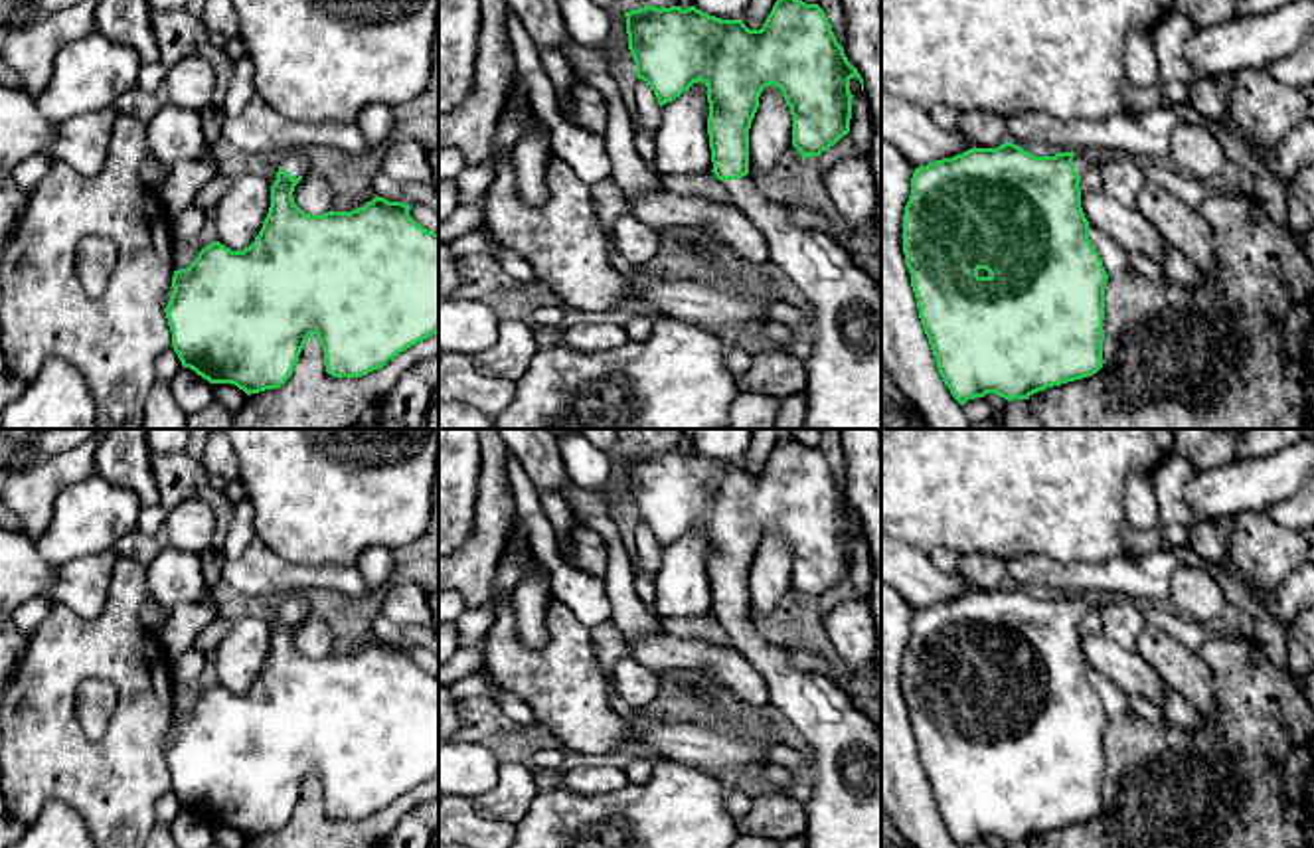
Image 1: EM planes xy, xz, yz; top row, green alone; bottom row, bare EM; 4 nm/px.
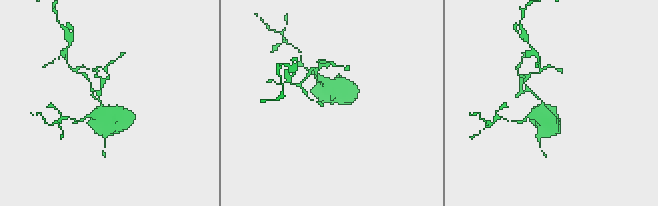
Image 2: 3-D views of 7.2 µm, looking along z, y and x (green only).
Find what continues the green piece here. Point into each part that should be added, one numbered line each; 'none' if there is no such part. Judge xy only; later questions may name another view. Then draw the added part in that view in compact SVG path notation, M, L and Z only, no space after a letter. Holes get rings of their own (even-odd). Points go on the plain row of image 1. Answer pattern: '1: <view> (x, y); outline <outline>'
1: xy (295, 605); outline M290 593L277 601L279 609L287 613L292 621L312 617L310 603L302 593Z

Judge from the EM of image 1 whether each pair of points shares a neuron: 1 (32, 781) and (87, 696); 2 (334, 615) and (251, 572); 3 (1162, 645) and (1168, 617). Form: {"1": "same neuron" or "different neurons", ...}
{"1": "different neurons", "2": "different neurons", "3": "different neurons"}

